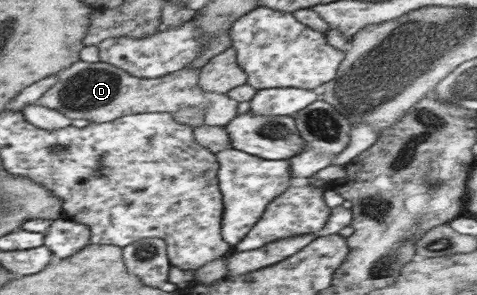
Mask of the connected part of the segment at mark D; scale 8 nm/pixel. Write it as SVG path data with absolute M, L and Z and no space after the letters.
M79 61L59 74L60 83L50 89L39 103L60 110L73 120L90 119L96 123L106 123L120 120L130 114L174 113L196 108L206 113L206 125L220 127L229 124L239 115L238 101L226 94L207 93L200 89L200 68L186 67L161 78L144 79L136 77L127 69L104 61L93 64Z

